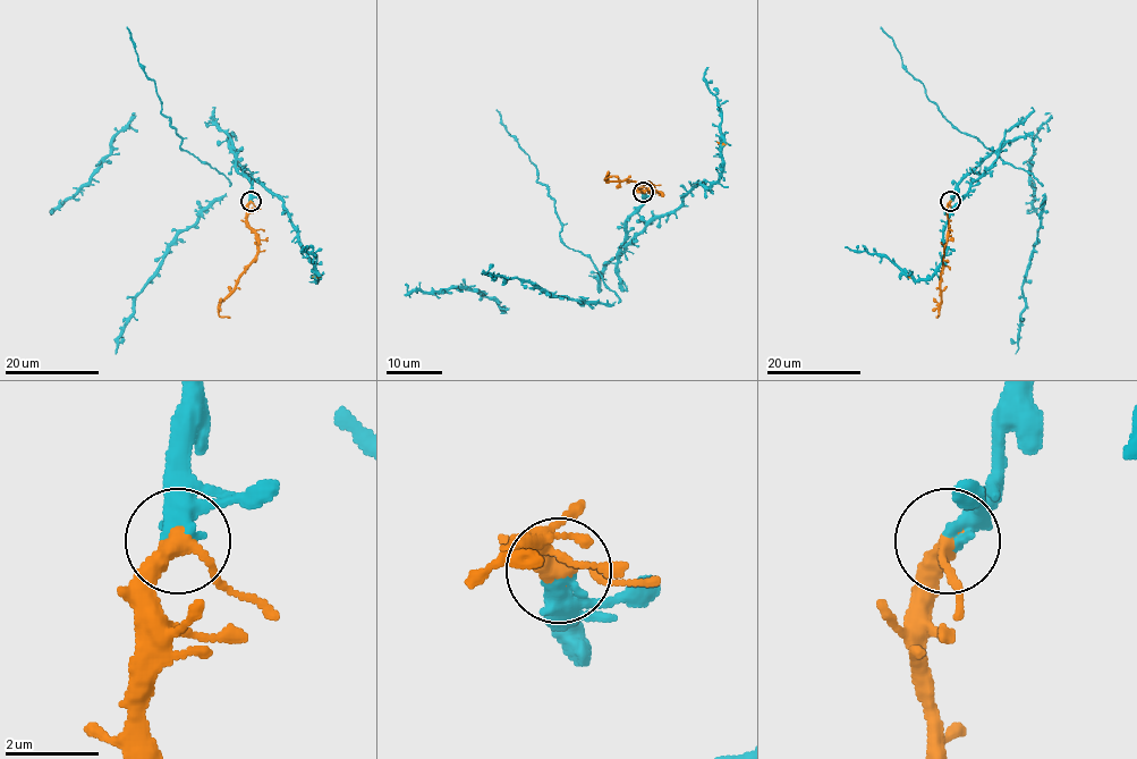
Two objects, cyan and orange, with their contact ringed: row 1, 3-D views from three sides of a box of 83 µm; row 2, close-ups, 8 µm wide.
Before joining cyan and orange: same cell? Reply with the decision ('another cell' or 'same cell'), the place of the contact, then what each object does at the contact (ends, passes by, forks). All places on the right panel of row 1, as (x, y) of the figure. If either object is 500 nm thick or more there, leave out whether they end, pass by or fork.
same cell | (950, 201) | cyan ends | orange passes by

